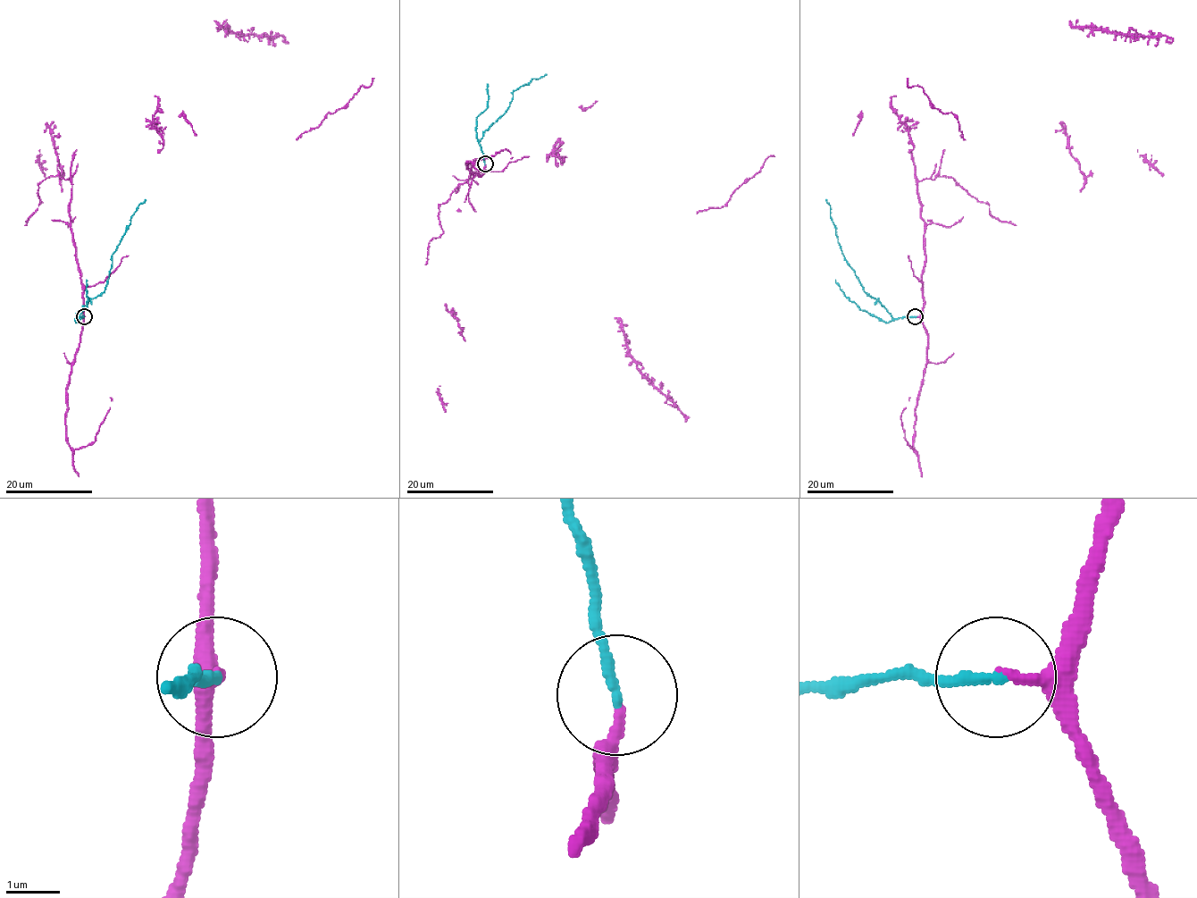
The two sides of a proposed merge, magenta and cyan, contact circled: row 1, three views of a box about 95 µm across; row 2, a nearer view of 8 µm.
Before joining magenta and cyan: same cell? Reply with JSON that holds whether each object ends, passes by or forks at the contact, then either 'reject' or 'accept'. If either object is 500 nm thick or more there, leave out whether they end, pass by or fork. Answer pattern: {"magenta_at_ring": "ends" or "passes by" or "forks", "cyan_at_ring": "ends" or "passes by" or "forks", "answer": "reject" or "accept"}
{"magenta_at_ring": "ends", "cyan_at_ring": "ends", "answer": "accept"}

